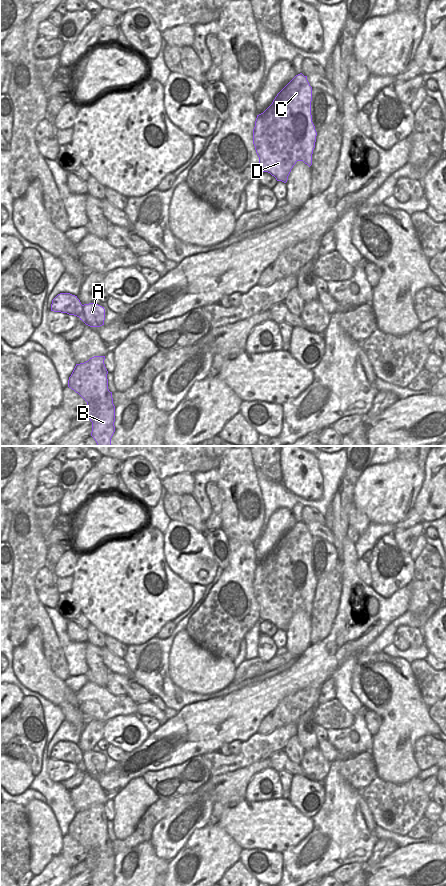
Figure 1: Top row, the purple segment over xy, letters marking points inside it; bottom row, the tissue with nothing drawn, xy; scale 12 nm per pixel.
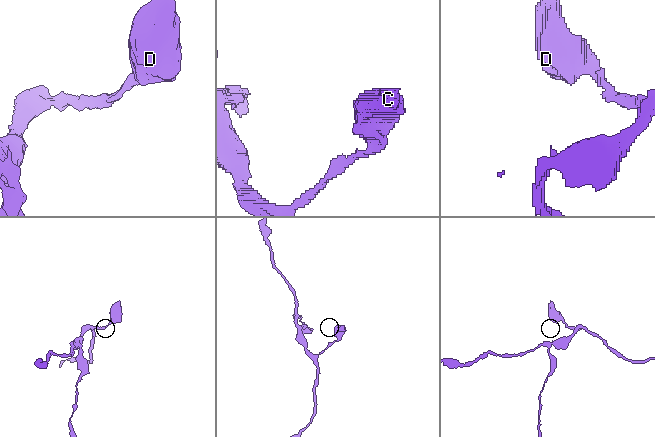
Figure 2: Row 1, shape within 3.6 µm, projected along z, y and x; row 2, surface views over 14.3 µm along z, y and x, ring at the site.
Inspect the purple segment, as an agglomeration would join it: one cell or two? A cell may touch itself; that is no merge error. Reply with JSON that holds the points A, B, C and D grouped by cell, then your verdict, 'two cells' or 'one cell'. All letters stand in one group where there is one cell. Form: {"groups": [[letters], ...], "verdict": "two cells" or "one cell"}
{"groups": [["A", "B"], ["C", "D"]], "verdict": "two cells"}

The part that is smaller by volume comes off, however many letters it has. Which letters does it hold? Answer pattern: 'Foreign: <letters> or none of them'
Foreign: A, B

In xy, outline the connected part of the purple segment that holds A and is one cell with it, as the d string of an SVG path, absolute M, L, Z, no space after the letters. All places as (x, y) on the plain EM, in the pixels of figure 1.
M94 751L84 752L80 768L90 775L100 775L104 773L105 757Z

